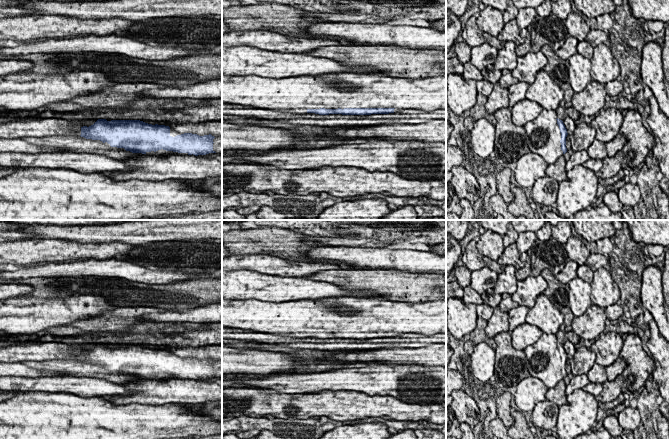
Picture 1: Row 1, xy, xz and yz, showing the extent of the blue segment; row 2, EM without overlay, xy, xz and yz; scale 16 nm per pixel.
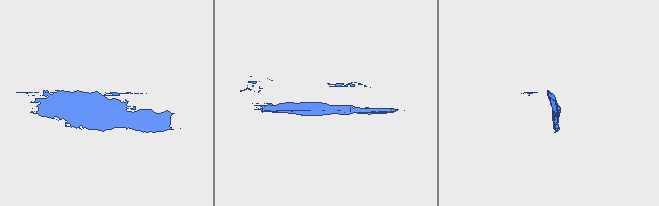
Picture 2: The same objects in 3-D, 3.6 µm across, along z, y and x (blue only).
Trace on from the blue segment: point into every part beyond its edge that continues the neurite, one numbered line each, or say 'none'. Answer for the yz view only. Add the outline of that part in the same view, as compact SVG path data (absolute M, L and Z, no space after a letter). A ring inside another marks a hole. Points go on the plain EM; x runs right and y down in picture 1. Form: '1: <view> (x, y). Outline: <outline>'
1: yz (543, 360). Outline: M543 333L536 343L524 349L530 376L540 379L548 389L564 379L557 342L555 334Z

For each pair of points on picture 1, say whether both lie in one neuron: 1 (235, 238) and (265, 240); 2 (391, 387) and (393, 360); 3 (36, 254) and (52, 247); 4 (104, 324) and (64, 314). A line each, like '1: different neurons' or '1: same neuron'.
1: same neuron
2: different neurons
3: same neuron
4: different neurons

